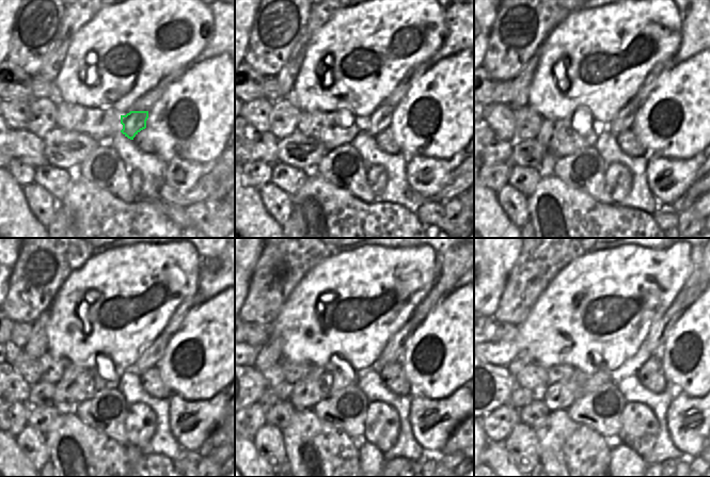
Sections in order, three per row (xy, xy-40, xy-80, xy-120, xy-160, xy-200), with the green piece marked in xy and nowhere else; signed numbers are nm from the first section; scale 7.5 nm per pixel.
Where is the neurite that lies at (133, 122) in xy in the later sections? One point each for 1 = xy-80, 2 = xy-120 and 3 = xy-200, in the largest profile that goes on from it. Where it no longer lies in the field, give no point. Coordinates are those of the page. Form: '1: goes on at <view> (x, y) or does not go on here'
1: goes on at xy-80 (622, 121)
2: goes on at xy-120 (152, 354)
3: goes on at xy-200 (660, 329)

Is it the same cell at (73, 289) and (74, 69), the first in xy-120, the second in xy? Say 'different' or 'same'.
same

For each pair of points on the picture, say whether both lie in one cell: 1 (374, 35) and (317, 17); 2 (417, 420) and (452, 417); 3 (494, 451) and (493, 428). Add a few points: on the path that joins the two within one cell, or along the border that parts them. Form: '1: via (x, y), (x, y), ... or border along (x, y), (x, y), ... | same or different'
1: border along (335, 11), (311, 38) | different
2: via (426, 420), (434, 420), (443, 415) | same
3: border along (490, 439), (502, 442) | different

